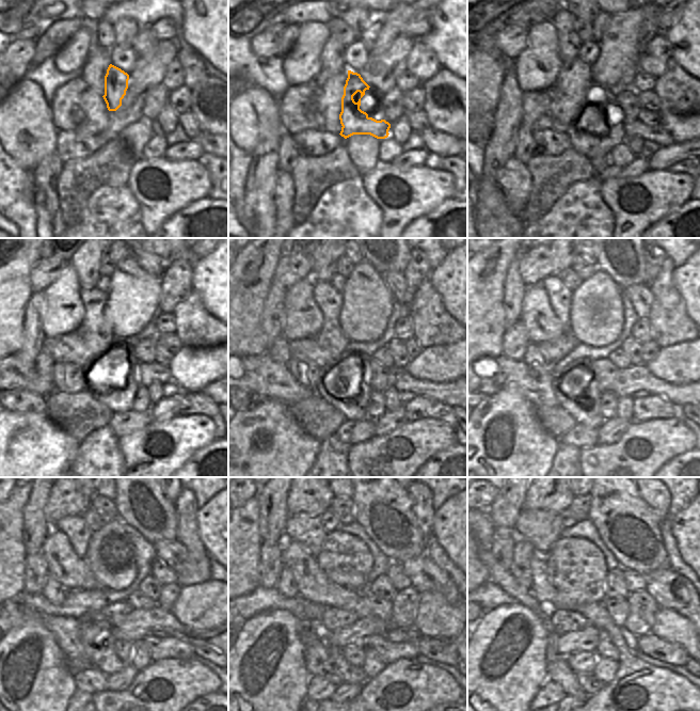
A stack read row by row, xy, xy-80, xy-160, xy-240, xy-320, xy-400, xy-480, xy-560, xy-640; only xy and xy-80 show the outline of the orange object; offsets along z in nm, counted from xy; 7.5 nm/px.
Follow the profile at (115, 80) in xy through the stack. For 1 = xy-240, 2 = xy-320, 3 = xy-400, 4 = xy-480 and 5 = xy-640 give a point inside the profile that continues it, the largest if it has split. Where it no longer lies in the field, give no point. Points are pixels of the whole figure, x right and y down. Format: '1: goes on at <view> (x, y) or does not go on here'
1: goes on at xy-240 (117, 399)
2: goes on at xy-320 (353, 408)
3: goes on at xy-400 (585, 410)
4: goes on at xy-480 (96, 634)
5: goes on at xy-640 (590, 683)

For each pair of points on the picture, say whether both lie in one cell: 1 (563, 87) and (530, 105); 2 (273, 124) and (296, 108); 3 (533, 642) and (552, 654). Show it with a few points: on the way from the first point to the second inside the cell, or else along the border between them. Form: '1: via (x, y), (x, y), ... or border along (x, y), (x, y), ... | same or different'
1: via (555, 95), (550, 96), (539, 105) | same
2: border along (279, 100), (279, 117), (284, 131) | different
3: border along (549, 630), (546, 664) | different

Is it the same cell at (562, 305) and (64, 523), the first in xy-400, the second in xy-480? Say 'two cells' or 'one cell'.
one cell

